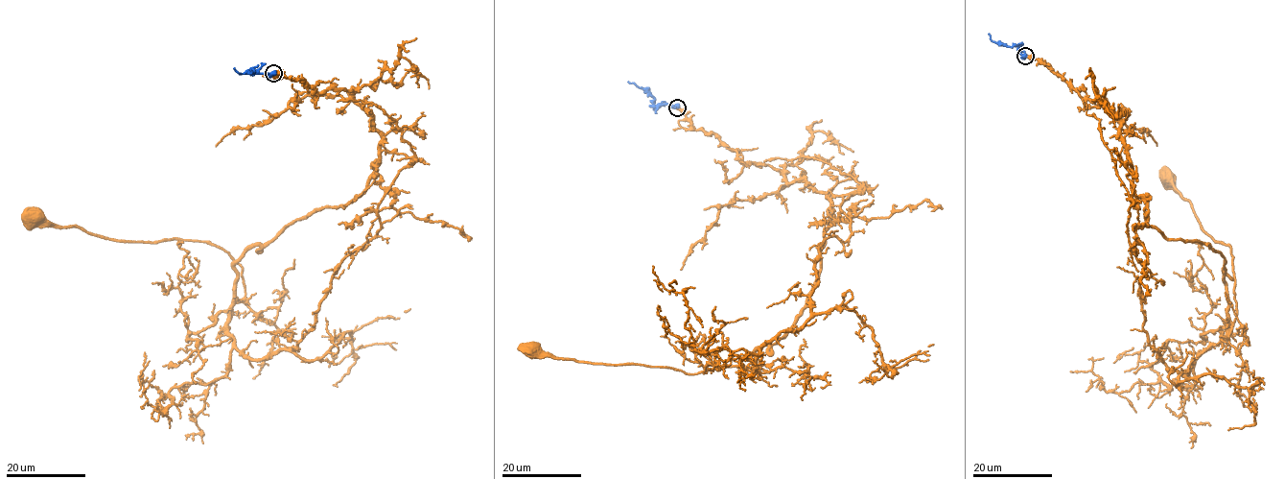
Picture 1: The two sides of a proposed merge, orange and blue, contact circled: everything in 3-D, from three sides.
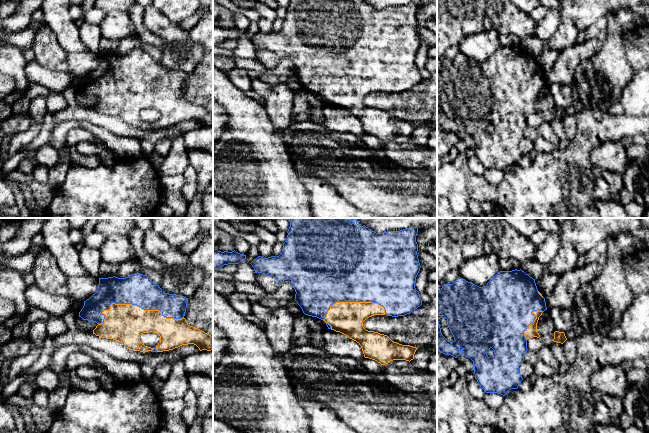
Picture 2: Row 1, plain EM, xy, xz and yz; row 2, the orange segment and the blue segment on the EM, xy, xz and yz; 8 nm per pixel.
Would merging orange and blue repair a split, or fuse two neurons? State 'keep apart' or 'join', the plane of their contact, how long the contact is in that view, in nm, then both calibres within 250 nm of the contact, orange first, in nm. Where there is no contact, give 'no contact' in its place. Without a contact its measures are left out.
join | xy | 700 nm | 300/260 nm

